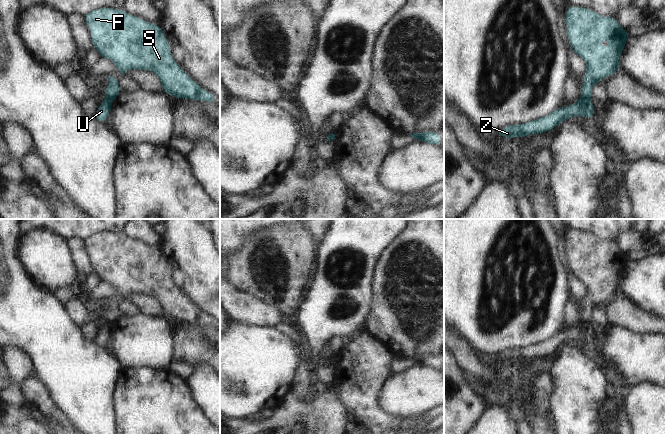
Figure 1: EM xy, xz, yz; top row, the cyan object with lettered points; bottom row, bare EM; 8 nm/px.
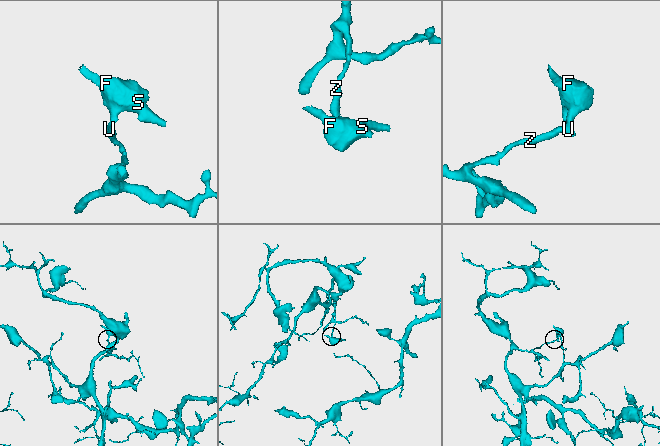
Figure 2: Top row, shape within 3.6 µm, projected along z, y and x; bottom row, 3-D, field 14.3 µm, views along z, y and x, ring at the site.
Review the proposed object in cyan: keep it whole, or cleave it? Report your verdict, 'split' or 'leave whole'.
split

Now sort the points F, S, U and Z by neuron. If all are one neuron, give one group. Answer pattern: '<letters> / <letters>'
F S / U Z

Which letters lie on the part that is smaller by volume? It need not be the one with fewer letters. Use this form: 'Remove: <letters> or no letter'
Remove: F, S.

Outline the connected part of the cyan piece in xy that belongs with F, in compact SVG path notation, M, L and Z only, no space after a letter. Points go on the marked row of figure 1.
M103 7L88 12L84 16L86 24L91 28L90 40L101 58L112 60L122 74L130 70L148 70L154 72L164 90L173 98L186 98L216 103L216 96L201 88L171 56L170 46L160 25L143 21L126 13L123 9Z

